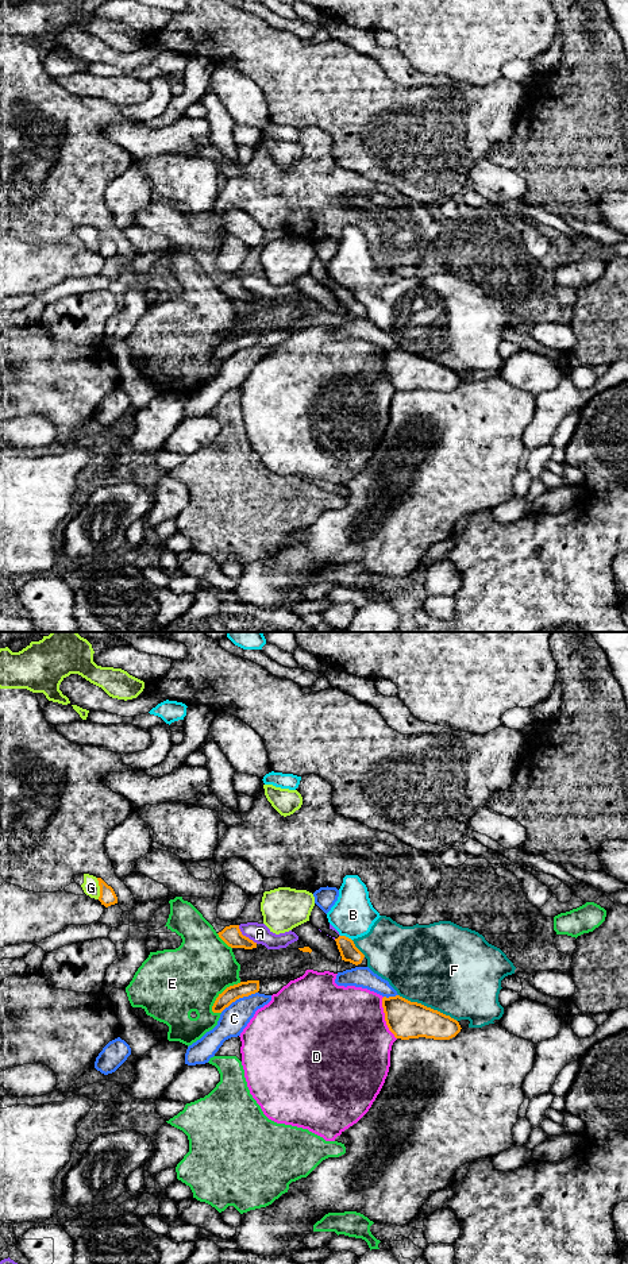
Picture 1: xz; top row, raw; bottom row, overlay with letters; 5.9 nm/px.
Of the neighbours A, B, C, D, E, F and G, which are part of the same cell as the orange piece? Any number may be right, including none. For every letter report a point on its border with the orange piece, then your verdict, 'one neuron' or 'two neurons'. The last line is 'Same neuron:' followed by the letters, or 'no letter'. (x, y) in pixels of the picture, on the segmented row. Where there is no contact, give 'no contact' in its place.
A: xz (245, 936) | two neurons
B: xz (345, 936) | two neurons
C: xz (238, 998) | two neurons
D: xz (385, 1018) | two neurons
E: xz (220, 994) | two neurons
F: xz (428, 1008) | two neurons
G: xz (100, 889) | two neurons
Same neuron: no letter

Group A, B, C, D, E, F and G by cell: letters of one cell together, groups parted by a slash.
A / B F / C / D / E / G

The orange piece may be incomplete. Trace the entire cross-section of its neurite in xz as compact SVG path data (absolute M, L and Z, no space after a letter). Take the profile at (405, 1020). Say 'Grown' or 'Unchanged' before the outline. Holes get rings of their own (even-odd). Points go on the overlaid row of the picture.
Unchanged. M400 995L384 997L382 1007L389 1030L396 1038L450 1040L461 1032L456 1020Z

